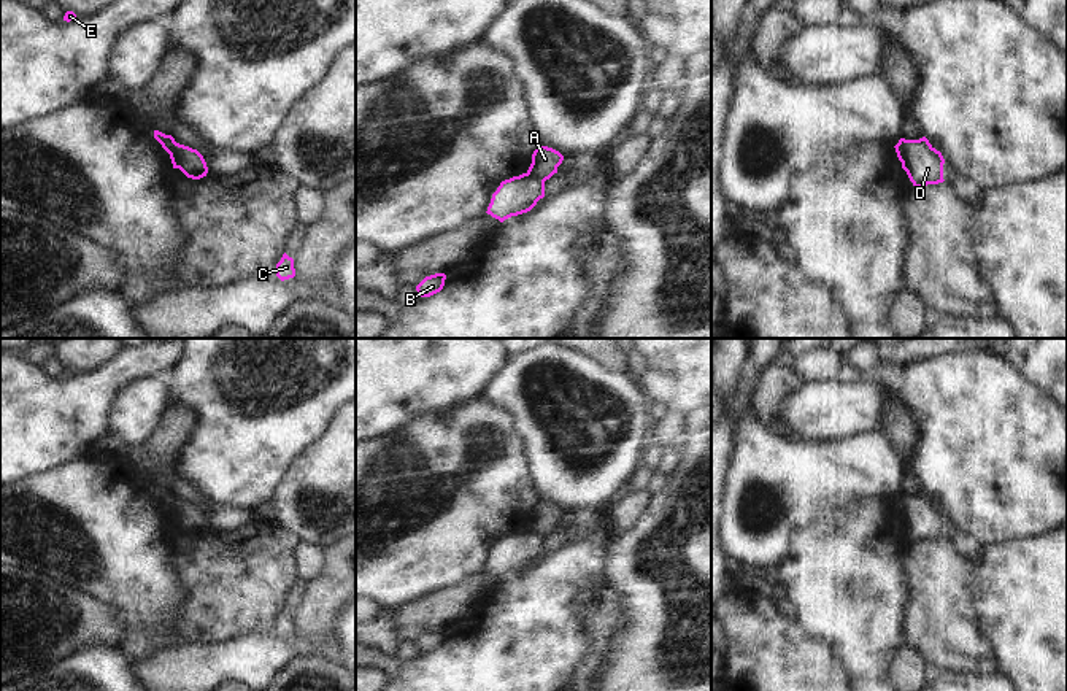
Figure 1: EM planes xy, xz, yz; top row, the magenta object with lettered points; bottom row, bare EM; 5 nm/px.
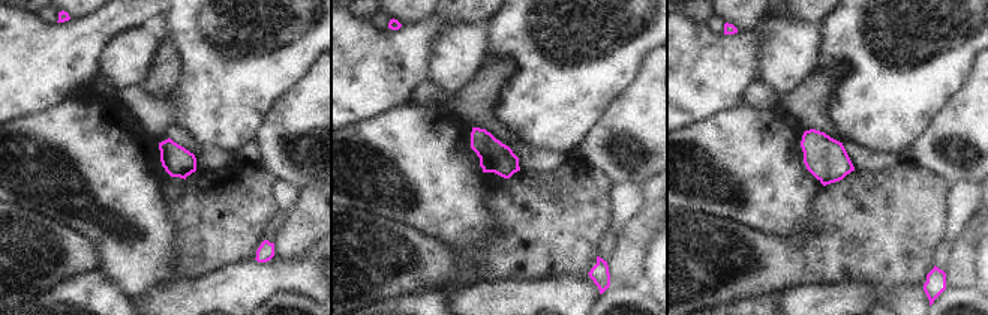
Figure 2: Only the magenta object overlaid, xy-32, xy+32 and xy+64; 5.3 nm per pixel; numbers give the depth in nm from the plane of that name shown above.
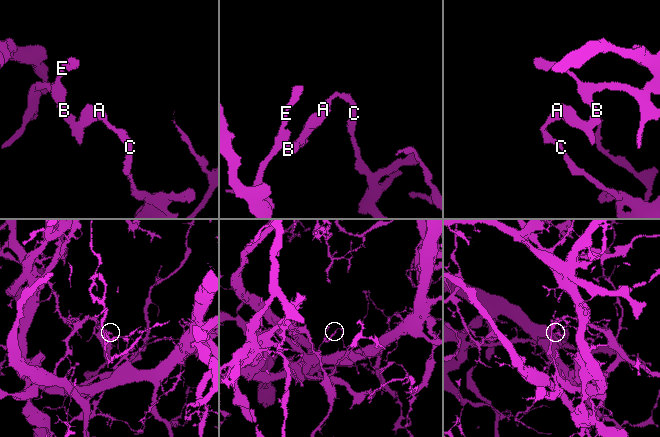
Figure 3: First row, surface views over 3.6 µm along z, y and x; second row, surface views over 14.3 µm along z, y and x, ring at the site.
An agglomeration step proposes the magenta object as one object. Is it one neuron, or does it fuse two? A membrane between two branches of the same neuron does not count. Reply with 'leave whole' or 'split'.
split

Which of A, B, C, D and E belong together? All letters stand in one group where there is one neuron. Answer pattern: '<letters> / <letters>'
A C / B D E

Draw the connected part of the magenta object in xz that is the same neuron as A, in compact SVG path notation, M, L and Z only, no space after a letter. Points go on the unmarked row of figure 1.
M540 500L532 510L532 519L527 529L546 537L557 529L557 523L562 519L562 516L564 511L559 507Z

